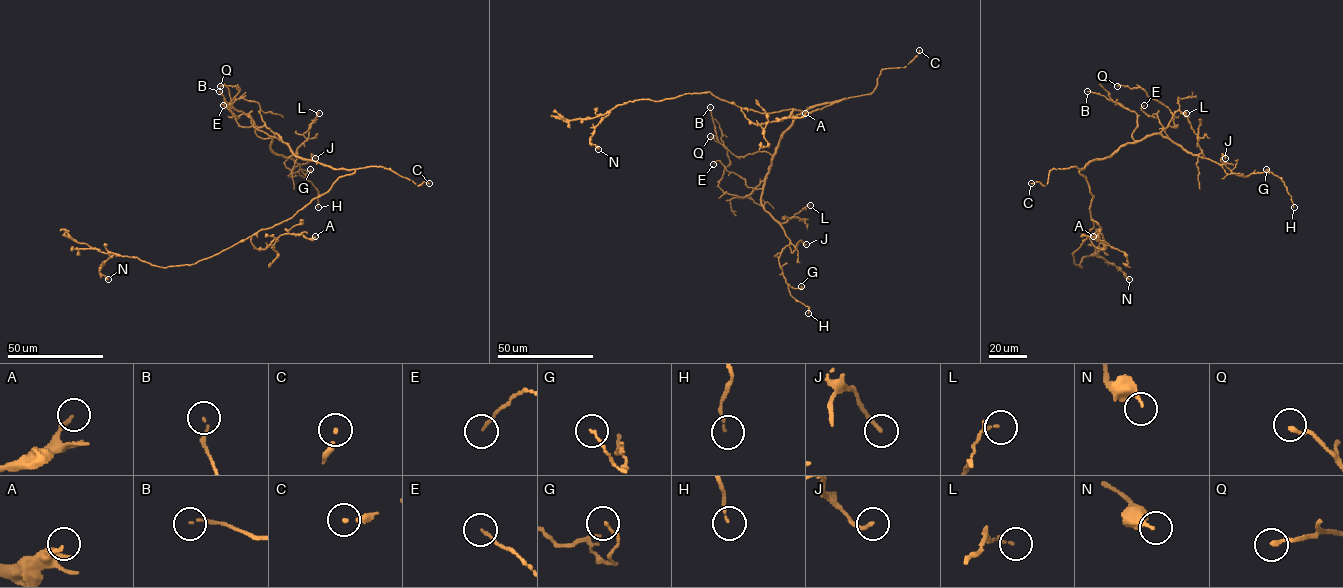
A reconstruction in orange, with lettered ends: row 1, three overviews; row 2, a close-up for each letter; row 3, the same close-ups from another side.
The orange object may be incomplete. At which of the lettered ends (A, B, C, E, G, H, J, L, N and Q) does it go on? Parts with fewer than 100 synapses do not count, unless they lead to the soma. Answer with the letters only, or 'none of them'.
C

